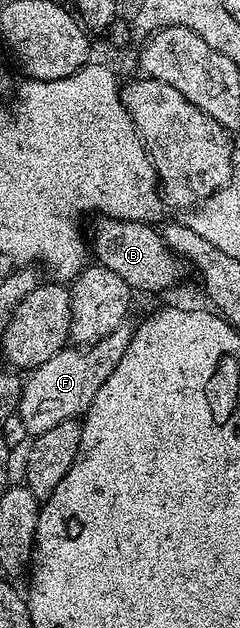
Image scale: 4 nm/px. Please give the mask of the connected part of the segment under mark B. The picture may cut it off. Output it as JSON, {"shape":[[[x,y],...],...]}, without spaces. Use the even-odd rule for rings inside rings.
{"shape":[[[100,216],[92,224],[90,232],[90,250],[95,263],[114,270],[133,290],[140,288],[144,292],[164,292],[176,284],[176,271],[181,261],[175,252],[169,250],[163,235],[156,232],[151,223],[142,220],[119,220],[109,216]]]}

